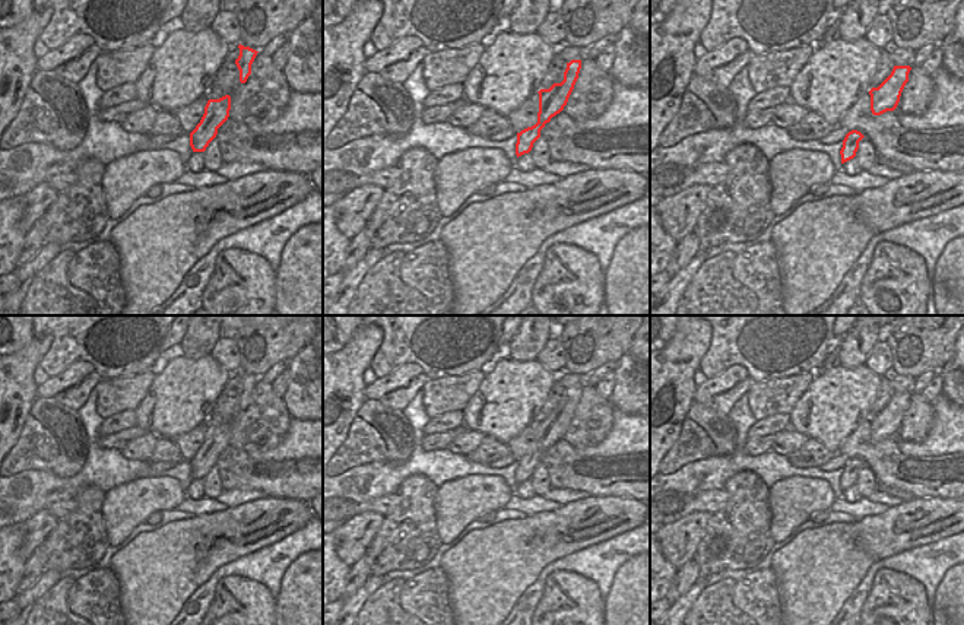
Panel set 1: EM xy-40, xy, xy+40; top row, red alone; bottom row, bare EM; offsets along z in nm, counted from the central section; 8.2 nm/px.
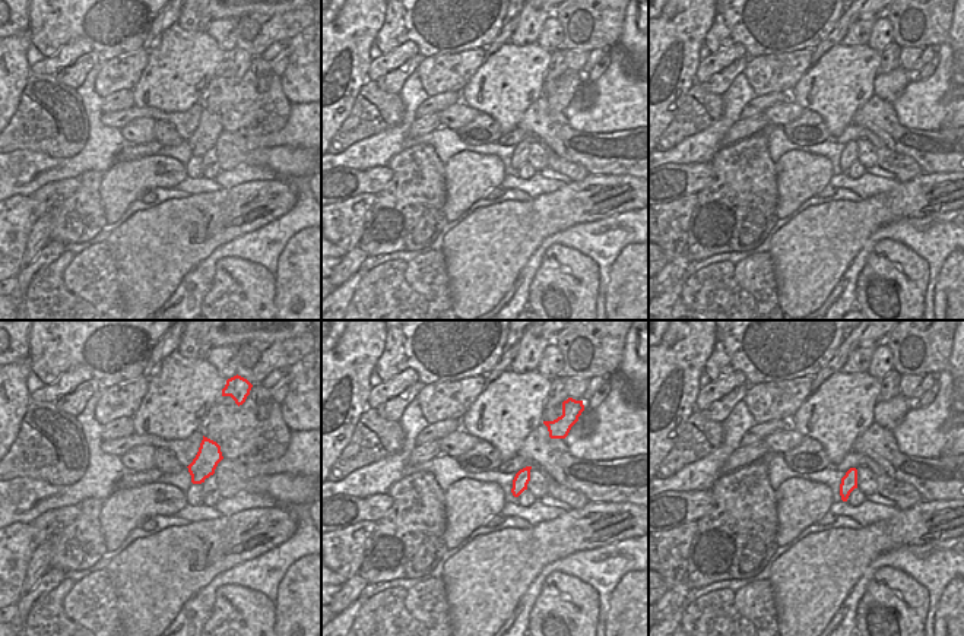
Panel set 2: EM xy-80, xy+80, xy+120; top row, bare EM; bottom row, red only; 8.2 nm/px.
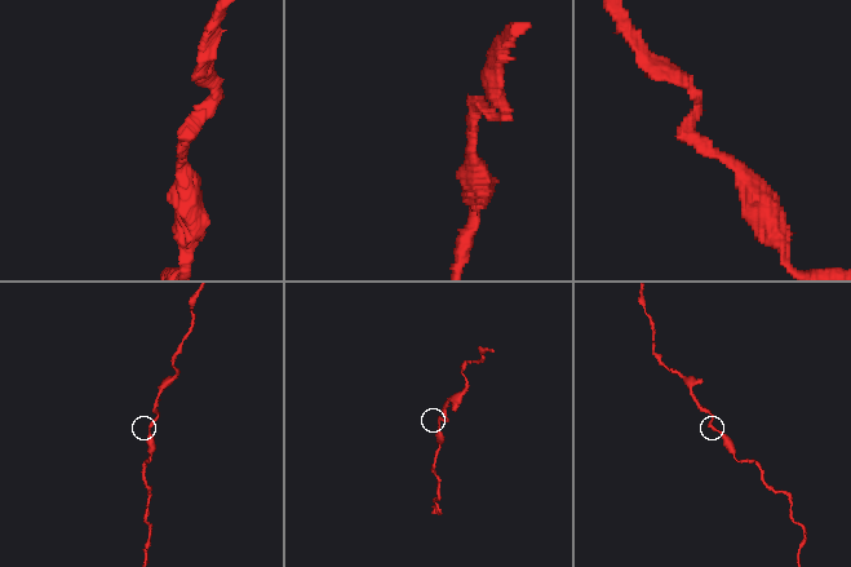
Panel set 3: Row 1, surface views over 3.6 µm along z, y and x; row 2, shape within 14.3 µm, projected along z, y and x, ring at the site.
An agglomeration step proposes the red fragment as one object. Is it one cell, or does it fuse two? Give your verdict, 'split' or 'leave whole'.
leave whole

